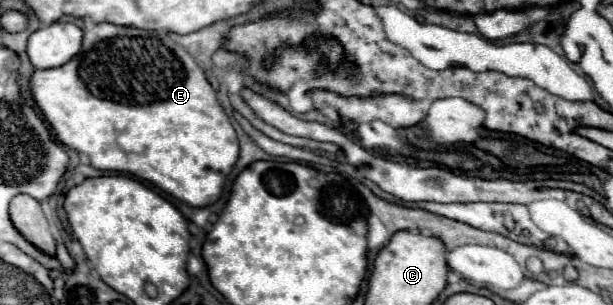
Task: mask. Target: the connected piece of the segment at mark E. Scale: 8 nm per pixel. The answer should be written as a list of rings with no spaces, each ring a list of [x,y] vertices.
[[[97,23],[95,27],[91,27],[85,33],[85,55],[79,53],[71,61],[67,61],[61,67],[55,67],[55,69],[35,71],[33,77],[31,77],[31,91],[33,91],[33,97],[35,97],[37,105],[39,105],[39,109],[45,115],[47,123],[57,133],[59,141],[63,145],[67,145],[67,147],[77,149],[79,153],[89,155],[93,167],[97,167],[101,171],[121,171],[121,173],[129,173],[129,175],[133,175],[137,179],[151,181],[161,191],[165,191],[165,193],[173,195],[175,199],[185,201],[187,205],[193,205],[193,207],[213,205],[221,197],[225,179],[231,173],[235,161],[239,159],[239,139],[237,139],[237,133],[235,133],[227,113],[223,111],[223,107],[221,107],[221,103],[217,99],[215,89],[207,81],[203,69],[195,63],[195,59],[179,43],[169,39],[167,31],[143,31],[143,29],[121,27],[121,25],[113,25],[113,23]]]

